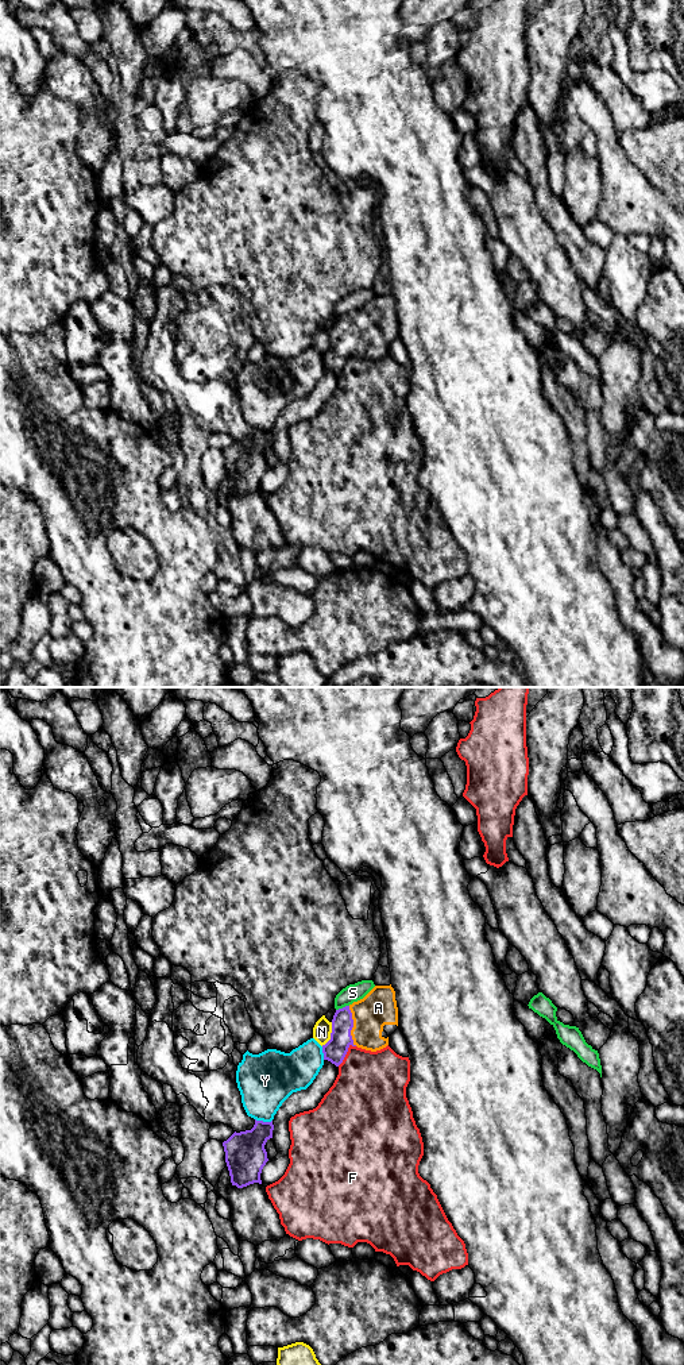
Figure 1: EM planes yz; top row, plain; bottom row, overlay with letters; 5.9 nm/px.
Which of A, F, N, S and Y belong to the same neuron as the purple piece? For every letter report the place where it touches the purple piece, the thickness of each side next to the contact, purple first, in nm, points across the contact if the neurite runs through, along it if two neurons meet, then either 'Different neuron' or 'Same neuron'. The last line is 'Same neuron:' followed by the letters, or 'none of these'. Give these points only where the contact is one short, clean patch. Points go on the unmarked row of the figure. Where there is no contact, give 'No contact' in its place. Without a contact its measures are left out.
A: Touches purple at yz (352, 335). Thickness 140 nm (purple) against 220 nm. Path across: yz (335, 359), (340, 347), (352, 335), (359, 334), (378, 316). Same neuron
F: Touches purple at yz (346, 362). Thickness 140 nm (purple) against 420 nm. Different neuron
N: Touches purple at yz (331, 343). Thickness 140 nm (purple) against 110 nm. Different neuron
S: Touches purple at yz (343, 316). Thickness 140 nm (purple) against 110 nm. Boundary: yz (348, 313), (336, 319). Different neuron
Y: Touches purple at yz (262, 430). Thickness 240 nm (purple) against 320 nm. Different neuron
Same neuron: A

